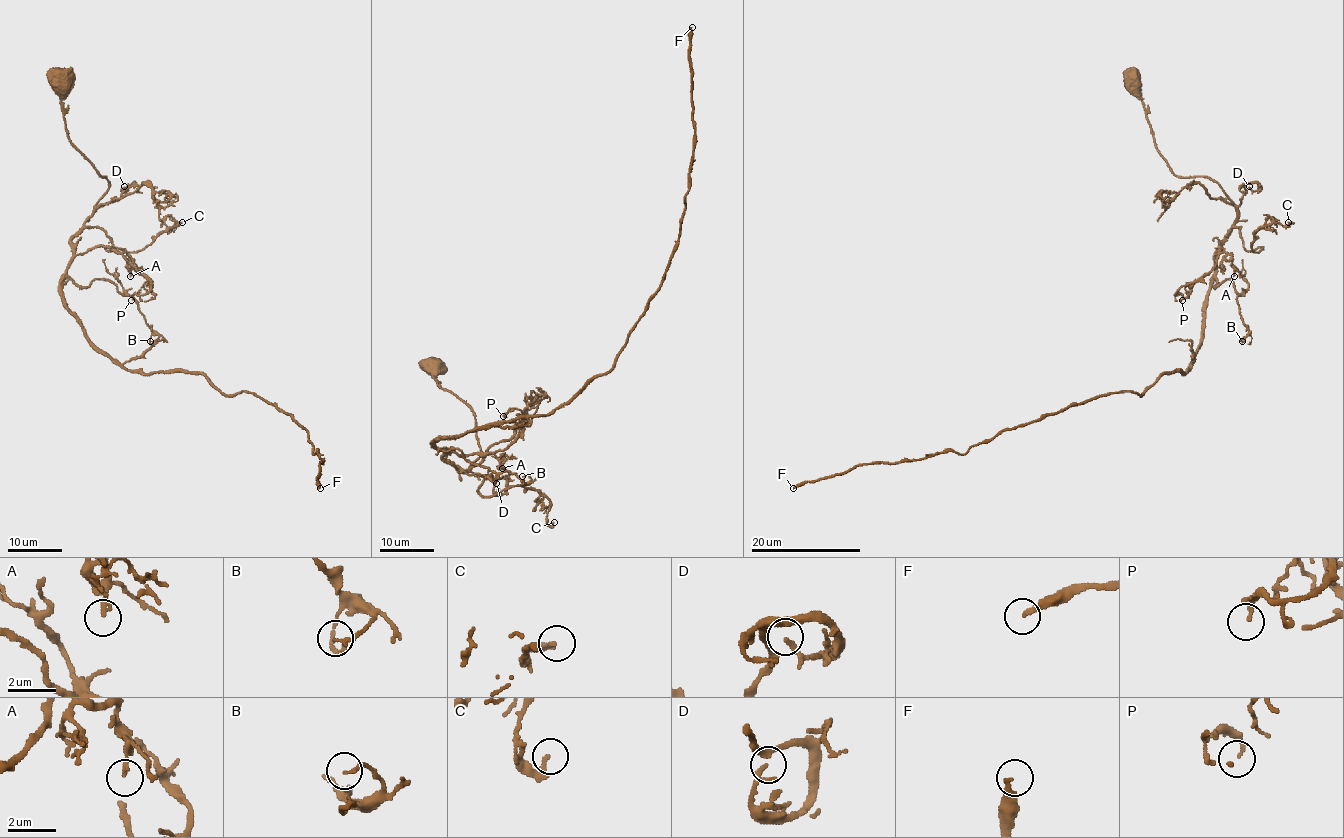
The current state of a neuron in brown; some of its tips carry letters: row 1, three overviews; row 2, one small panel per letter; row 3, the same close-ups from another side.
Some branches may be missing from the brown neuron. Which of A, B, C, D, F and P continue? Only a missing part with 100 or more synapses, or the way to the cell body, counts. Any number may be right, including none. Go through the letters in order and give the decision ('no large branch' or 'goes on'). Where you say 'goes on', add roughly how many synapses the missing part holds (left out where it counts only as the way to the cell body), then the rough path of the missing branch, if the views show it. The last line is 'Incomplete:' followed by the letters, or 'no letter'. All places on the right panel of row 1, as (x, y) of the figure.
A: no large branch
B: no large branch
C: no large branch
D: no large branch
F: goes on; 700 synapses
P: no large branch
Incomplete: F

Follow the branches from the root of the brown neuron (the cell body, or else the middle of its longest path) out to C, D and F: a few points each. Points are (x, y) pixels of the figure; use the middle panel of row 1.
C: (434, 365), (475, 417), (480, 455), (457, 468), (484, 477), (484, 496), (539, 491), (554, 522)
D: (434, 365), (436, 383), (473, 413), (480, 455), (469, 469), (505, 479), (502, 494), (494, 489), (496, 483)
F: (434, 365), (475, 417), (480, 455), (461, 470), (440, 438), (550, 414), (612, 367), (685, 210), (692, 27)

